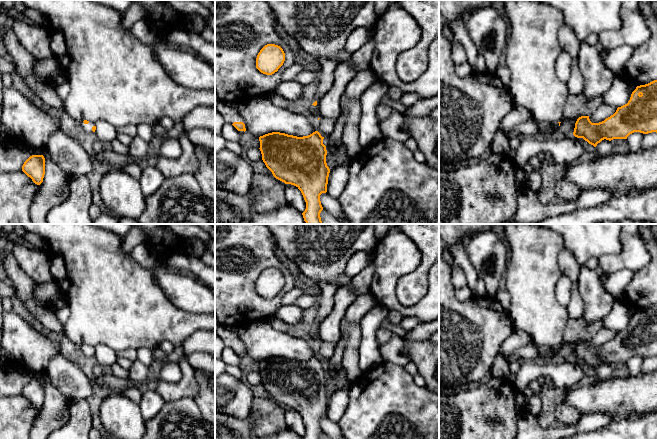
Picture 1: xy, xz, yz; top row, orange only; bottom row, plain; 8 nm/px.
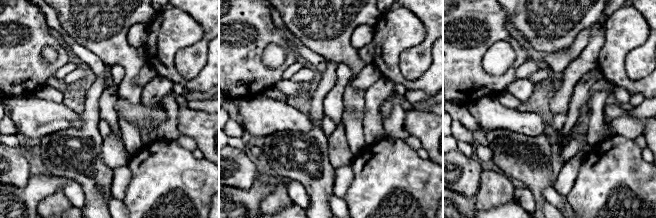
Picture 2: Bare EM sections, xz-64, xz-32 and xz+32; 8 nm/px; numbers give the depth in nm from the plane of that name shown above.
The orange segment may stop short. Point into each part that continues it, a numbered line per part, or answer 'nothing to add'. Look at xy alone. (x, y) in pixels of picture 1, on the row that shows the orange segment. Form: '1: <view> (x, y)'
1: xy (87, 127)

